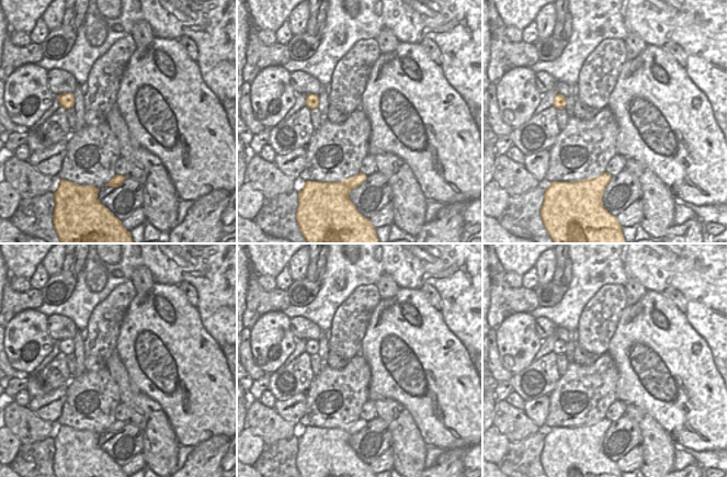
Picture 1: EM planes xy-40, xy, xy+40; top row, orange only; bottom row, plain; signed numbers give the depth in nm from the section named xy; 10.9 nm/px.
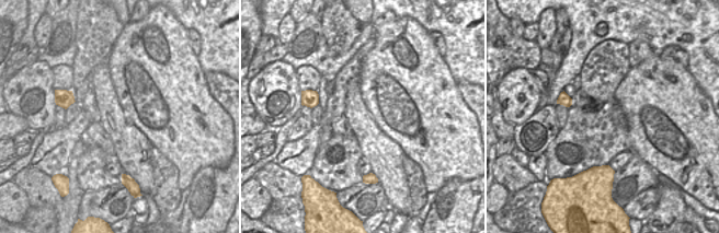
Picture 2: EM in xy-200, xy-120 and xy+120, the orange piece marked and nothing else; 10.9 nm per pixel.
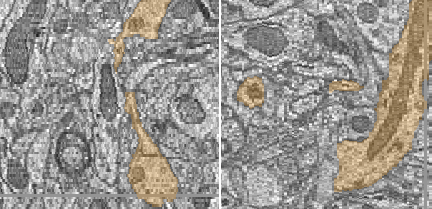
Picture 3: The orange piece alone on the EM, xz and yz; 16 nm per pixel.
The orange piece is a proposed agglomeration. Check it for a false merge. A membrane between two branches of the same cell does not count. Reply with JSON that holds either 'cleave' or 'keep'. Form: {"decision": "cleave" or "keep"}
{"decision": "keep"}

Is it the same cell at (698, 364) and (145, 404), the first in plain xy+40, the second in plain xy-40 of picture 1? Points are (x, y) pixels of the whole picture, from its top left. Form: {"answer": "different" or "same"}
{"answer": "different"}

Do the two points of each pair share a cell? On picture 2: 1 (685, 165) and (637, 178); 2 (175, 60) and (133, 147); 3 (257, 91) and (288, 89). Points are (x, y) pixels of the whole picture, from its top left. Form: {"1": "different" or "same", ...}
{"1": "different", "2": "different", "3": "same"}

